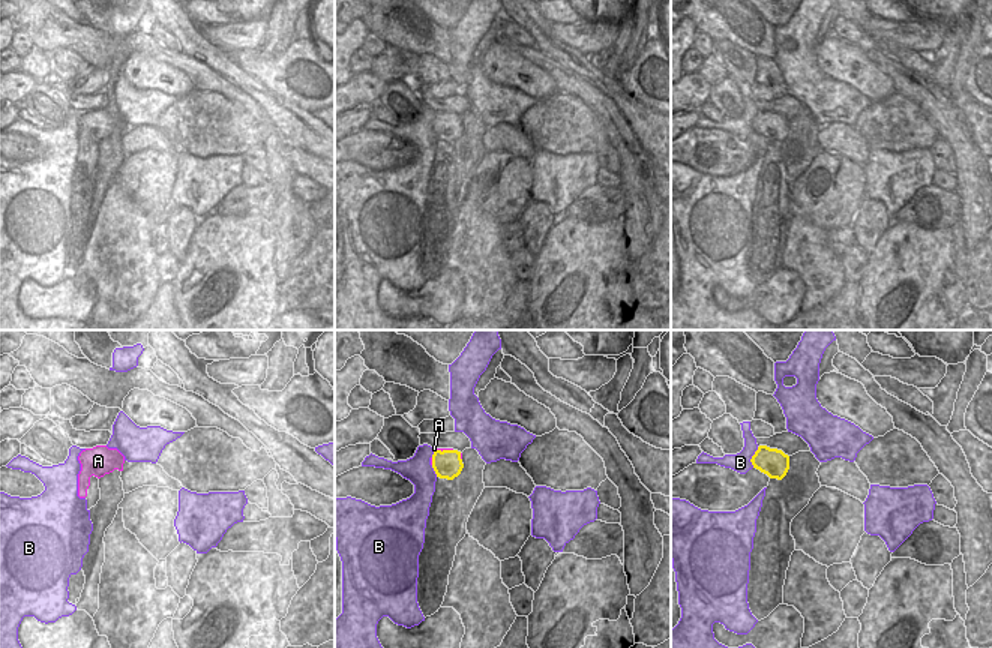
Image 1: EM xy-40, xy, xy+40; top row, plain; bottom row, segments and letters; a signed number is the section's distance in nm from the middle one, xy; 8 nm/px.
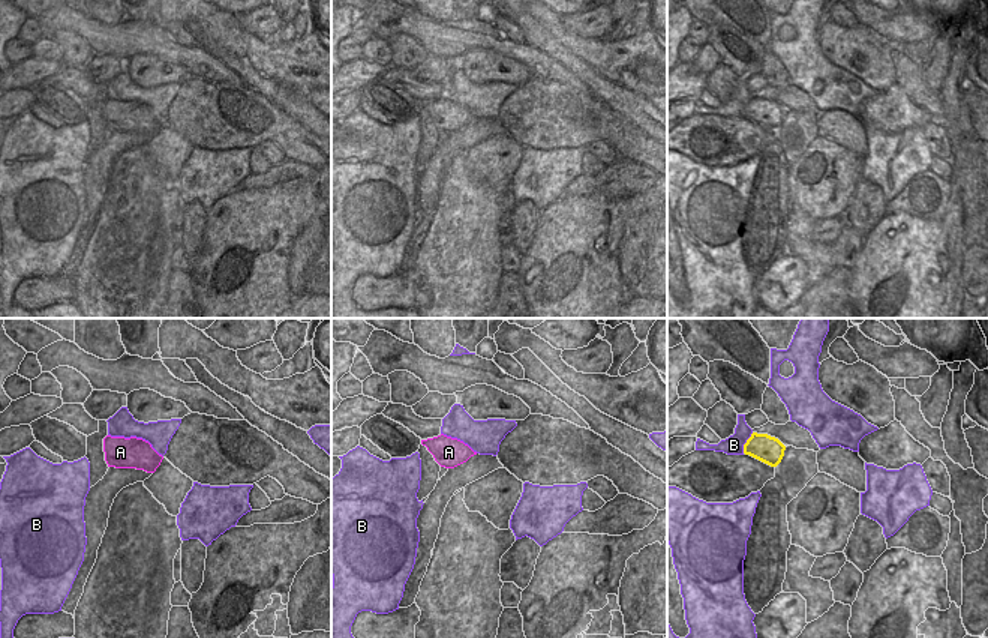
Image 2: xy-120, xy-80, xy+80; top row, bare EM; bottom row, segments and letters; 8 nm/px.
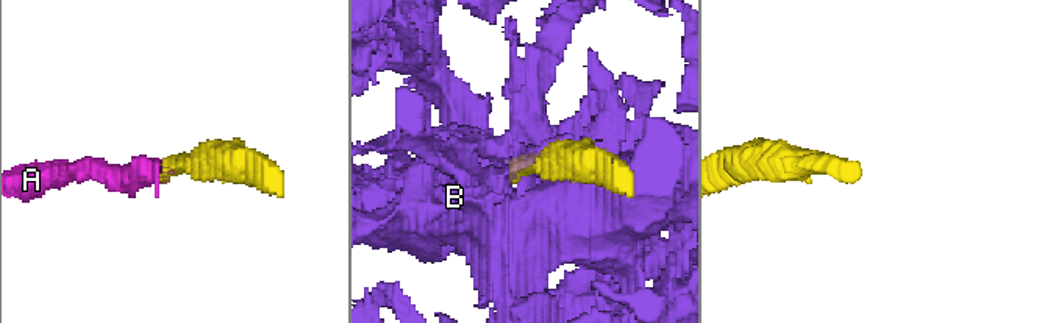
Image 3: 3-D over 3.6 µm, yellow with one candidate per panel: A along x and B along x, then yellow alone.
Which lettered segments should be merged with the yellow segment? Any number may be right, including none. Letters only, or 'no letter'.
A

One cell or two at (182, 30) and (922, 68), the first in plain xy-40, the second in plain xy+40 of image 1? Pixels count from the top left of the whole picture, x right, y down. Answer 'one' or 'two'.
one

